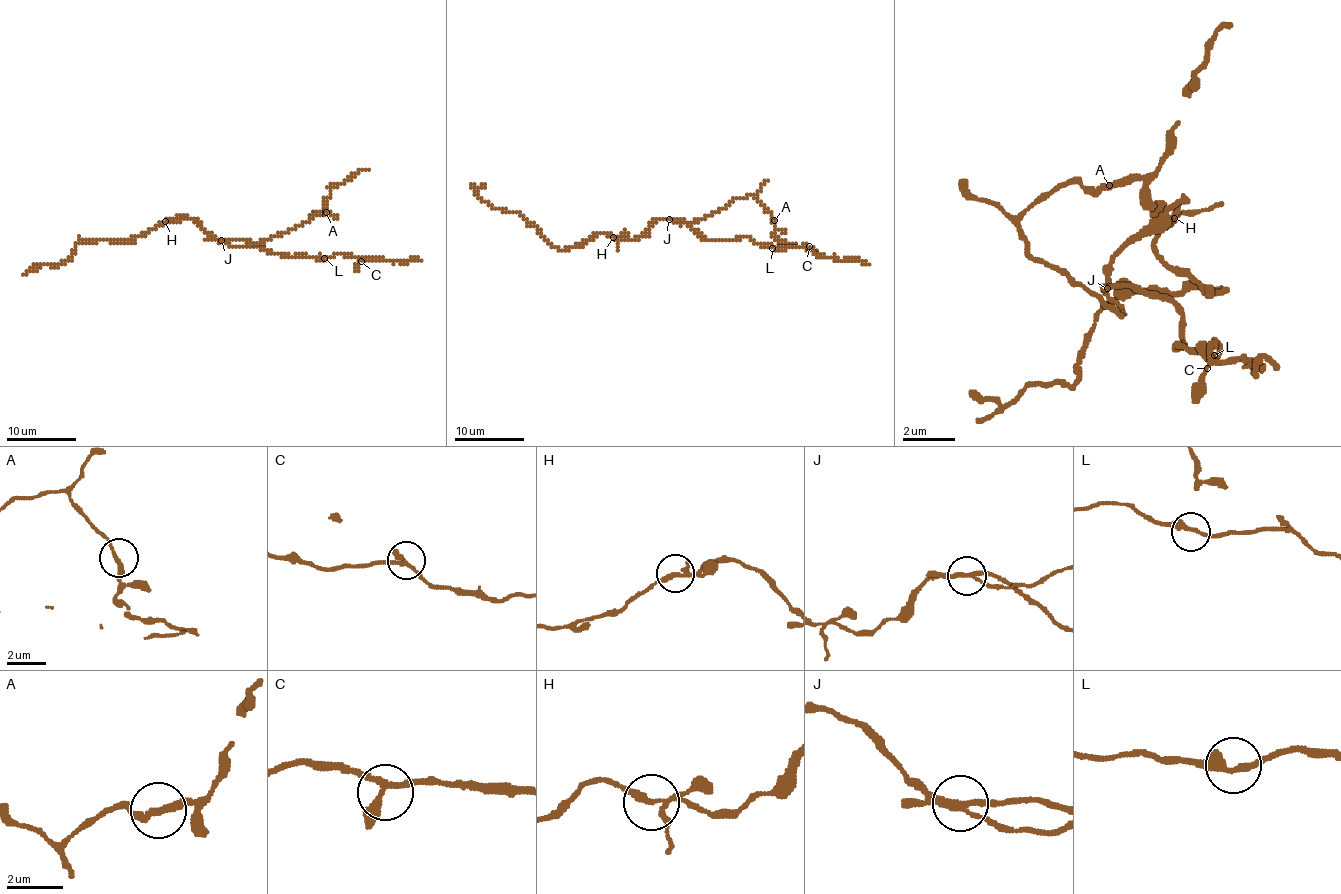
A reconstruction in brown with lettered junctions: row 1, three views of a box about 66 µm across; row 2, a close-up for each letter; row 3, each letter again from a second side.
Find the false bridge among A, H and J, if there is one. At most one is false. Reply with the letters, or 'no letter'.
J

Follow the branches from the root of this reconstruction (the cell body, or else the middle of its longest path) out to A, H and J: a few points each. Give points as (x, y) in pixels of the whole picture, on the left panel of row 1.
A: (205, 230), (230, 246), (246, 247), (303, 225), (316, 212), (326, 212)
H: (205, 230), (186, 216), (165, 221)
J: (205, 230), (221, 240)

